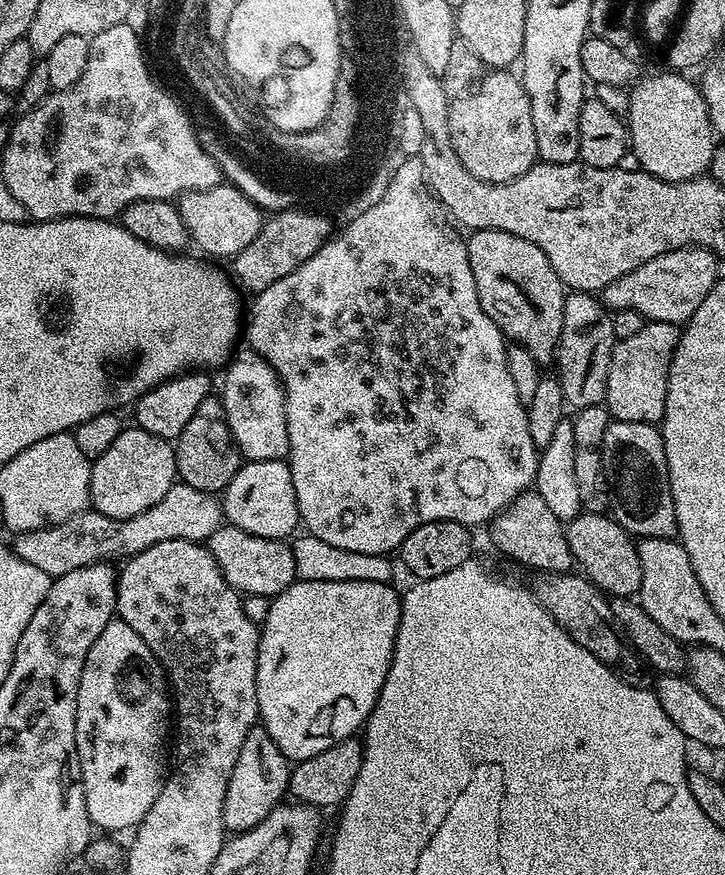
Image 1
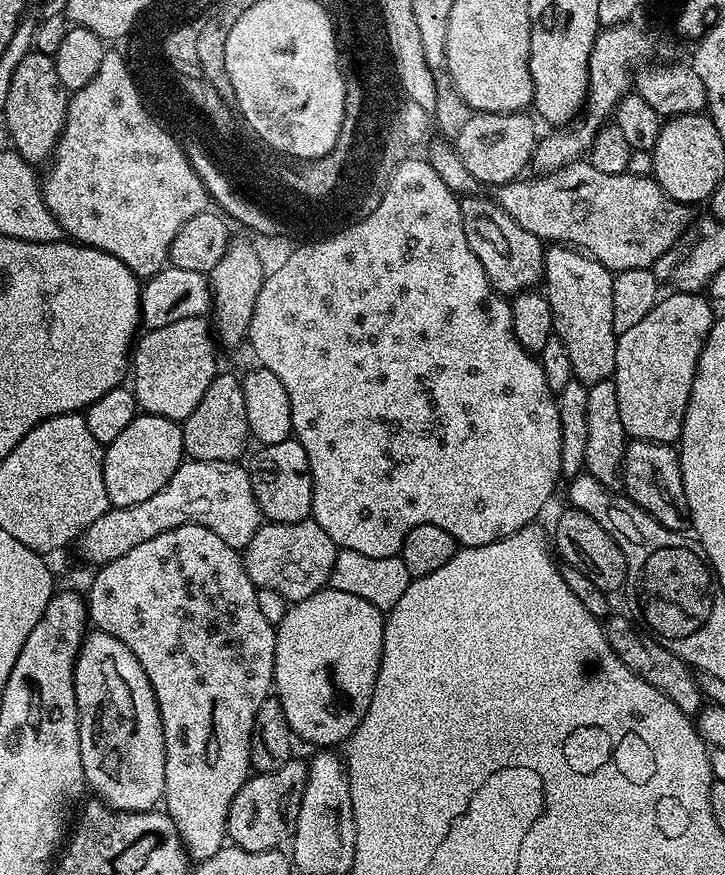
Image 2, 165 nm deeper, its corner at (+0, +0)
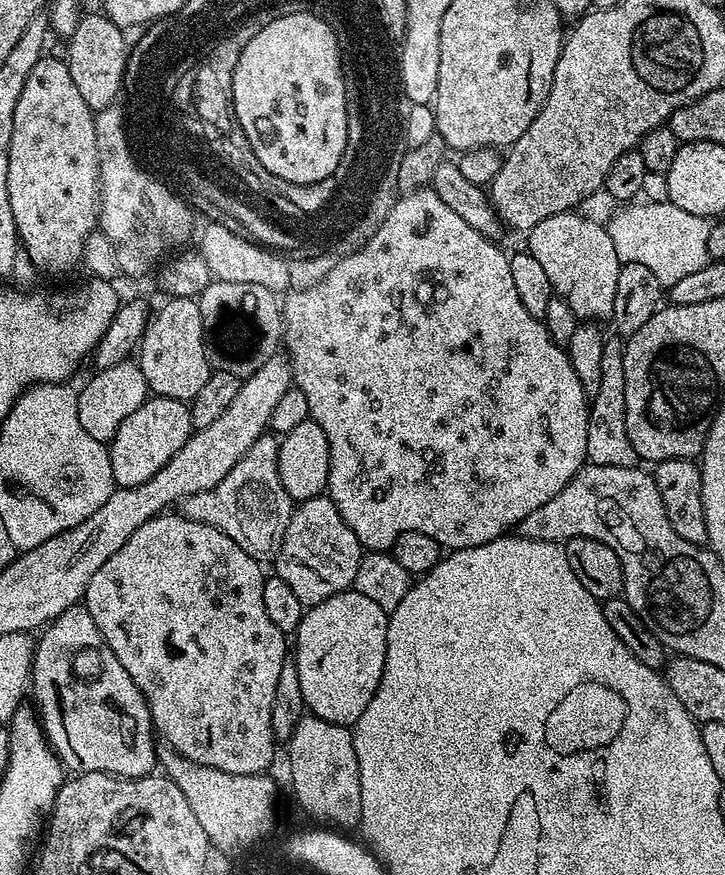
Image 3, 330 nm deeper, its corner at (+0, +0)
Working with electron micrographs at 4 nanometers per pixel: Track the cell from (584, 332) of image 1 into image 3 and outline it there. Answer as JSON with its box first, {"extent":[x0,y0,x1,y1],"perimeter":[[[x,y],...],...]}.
{"extent":[526,210,621,322],"perimeter":[[[573,210],[542,218],[538,226],[528,229],[526,233],[526,251],[544,267],[553,293],[564,300],[570,310],[574,310],[577,321],[604,322],[614,310],[621,263],[607,227],[578,213]]]}

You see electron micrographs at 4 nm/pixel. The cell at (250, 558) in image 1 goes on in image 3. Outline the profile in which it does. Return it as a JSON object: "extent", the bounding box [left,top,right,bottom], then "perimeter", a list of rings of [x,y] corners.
{"extent":[274,494,362,606],"perimeter":[[[321,494],[299,501],[293,507],[290,526],[286,526],[282,546],[274,557],[274,572],[290,586],[290,590],[294,590],[298,602],[311,606],[326,602],[326,598],[339,592],[349,591],[355,582],[361,557],[362,549],[354,530],[346,526],[331,498]]]}

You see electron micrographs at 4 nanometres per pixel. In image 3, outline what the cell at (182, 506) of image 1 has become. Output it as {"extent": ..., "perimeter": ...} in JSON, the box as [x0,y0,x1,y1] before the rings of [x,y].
{"extent":[178,435,294,562],"perimeter":[[[275,435],[260,436],[250,450],[210,490],[202,490],[202,494],[190,494],[178,505],[179,515],[190,518],[194,522],[202,522],[206,526],[214,526],[214,530],[222,530],[226,538],[234,538],[246,554],[261,562],[271,561],[276,551],[282,546],[282,538],[286,534],[286,526],[290,526],[290,518],[294,501],[282,486],[282,478],[278,478],[278,450],[280,440]]]}

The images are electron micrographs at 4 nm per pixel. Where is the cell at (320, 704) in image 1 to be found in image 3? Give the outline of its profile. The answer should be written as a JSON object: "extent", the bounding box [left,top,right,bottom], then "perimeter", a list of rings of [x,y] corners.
{"extent":[294,590,389,726],"perimeter":[[[353,590],[334,594],[305,611],[294,633],[294,659],[304,706],[311,715],[345,726],[362,718],[362,710],[370,706],[370,698],[374,698],[382,678],[388,617],[389,613],[377,603]]]}

